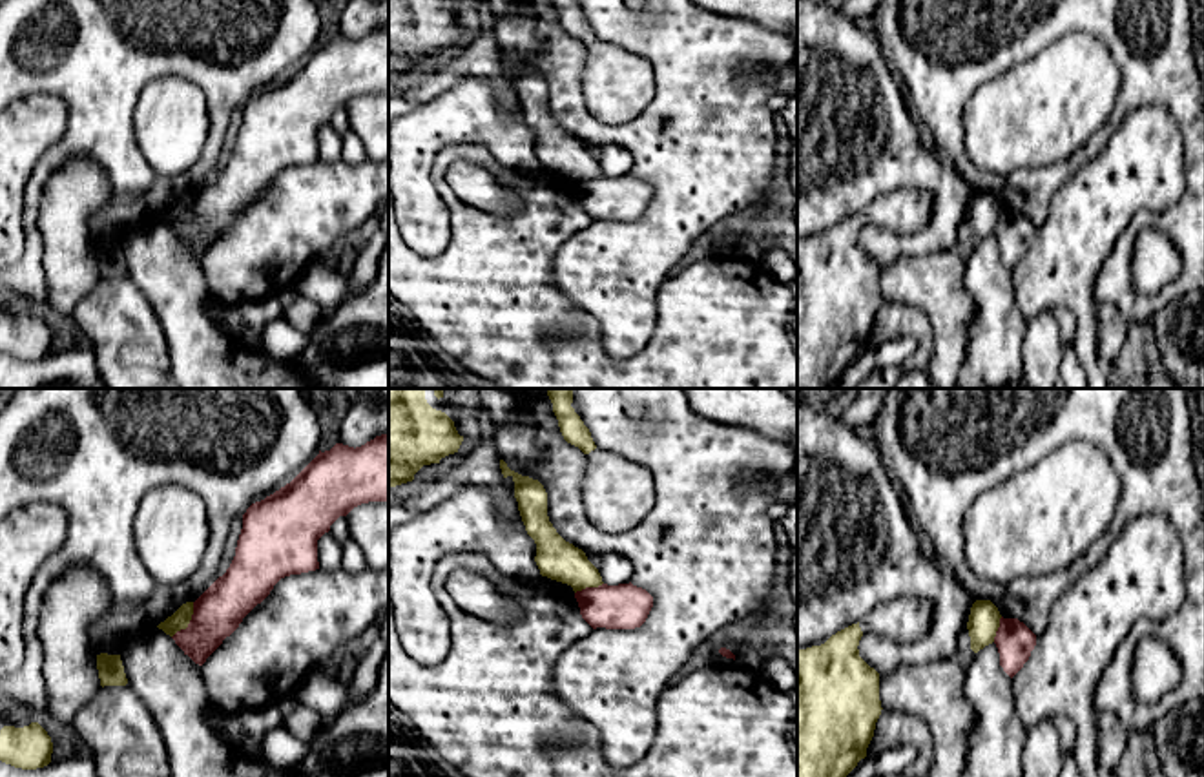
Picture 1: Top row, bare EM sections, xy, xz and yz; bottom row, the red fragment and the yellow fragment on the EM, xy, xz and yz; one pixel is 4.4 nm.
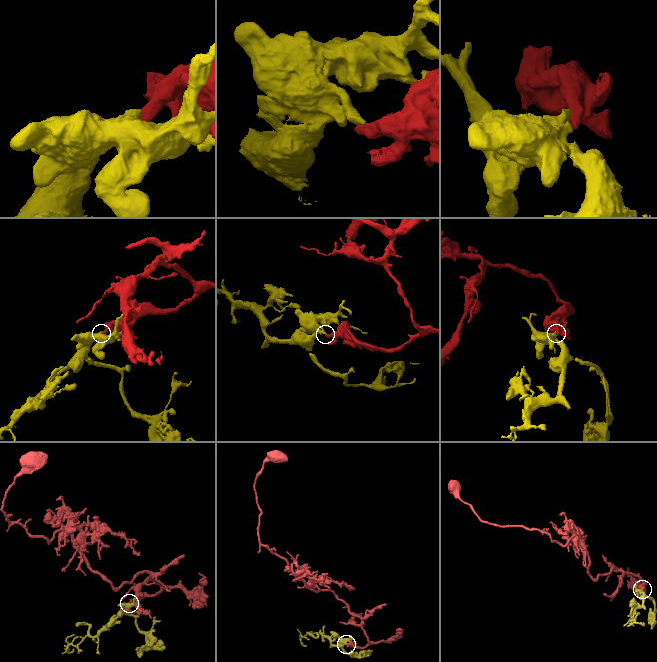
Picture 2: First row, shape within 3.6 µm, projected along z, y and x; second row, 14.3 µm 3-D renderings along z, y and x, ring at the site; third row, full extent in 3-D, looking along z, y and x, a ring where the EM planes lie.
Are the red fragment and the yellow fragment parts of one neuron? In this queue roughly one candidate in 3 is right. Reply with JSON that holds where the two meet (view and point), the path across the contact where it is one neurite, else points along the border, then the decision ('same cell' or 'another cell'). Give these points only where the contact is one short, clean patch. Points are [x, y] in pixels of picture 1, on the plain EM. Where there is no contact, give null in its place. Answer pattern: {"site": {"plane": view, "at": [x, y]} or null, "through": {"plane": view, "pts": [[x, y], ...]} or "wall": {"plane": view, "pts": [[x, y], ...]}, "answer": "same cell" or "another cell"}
{"site": {"plane": "xy", "at": [190, 214]}, "wall": {"plane": "xy", "pts": [[194, 194], [190, 214], [172, 228]]}, "answer": "another cell"}

